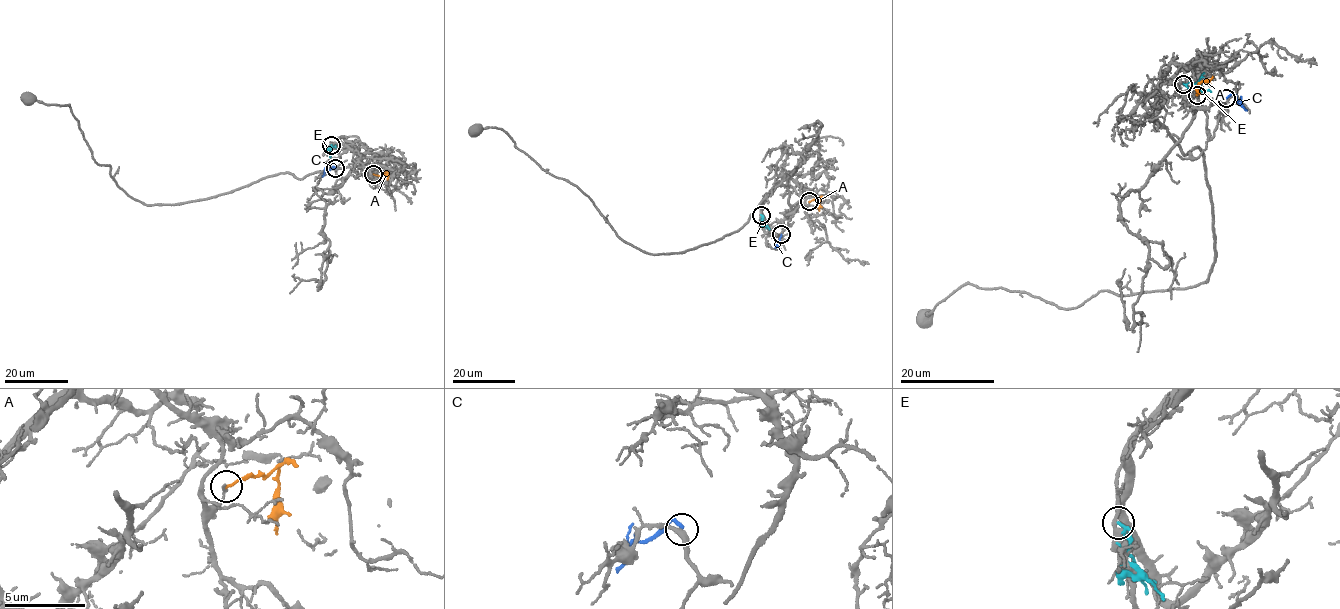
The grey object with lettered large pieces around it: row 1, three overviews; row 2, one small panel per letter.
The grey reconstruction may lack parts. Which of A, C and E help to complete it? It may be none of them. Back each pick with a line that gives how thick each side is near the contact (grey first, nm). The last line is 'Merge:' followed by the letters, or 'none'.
C: 280 nm thick on the grey side, 200 nm on the other
Merge: C

